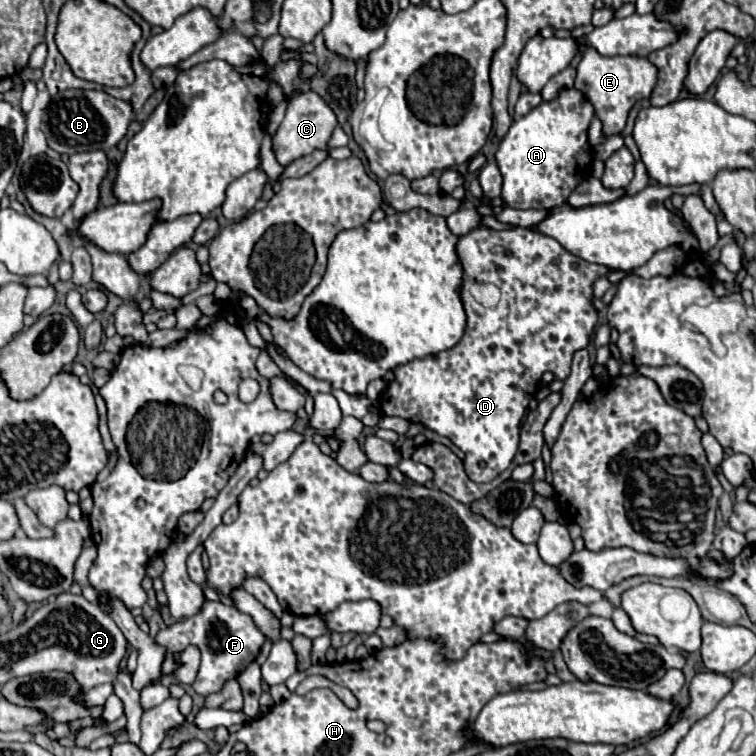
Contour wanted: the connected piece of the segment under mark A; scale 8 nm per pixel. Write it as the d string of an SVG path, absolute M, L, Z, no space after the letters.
M563 88L563 90L559 90L557 98L549 100L549 102L541 102L529 114L517 118L511 124L509 132L505 134L505 138L501 140L501 144L495 152L497 166L503 174L501 198L509 208L549 210L549 208L553 208L553 204L563 204L569 198L573 188L585 178L585 174L591 168L591 146L587 142L587 130L589 130L593 116L595 116L595 110L583 92L579 92L575 88Z

